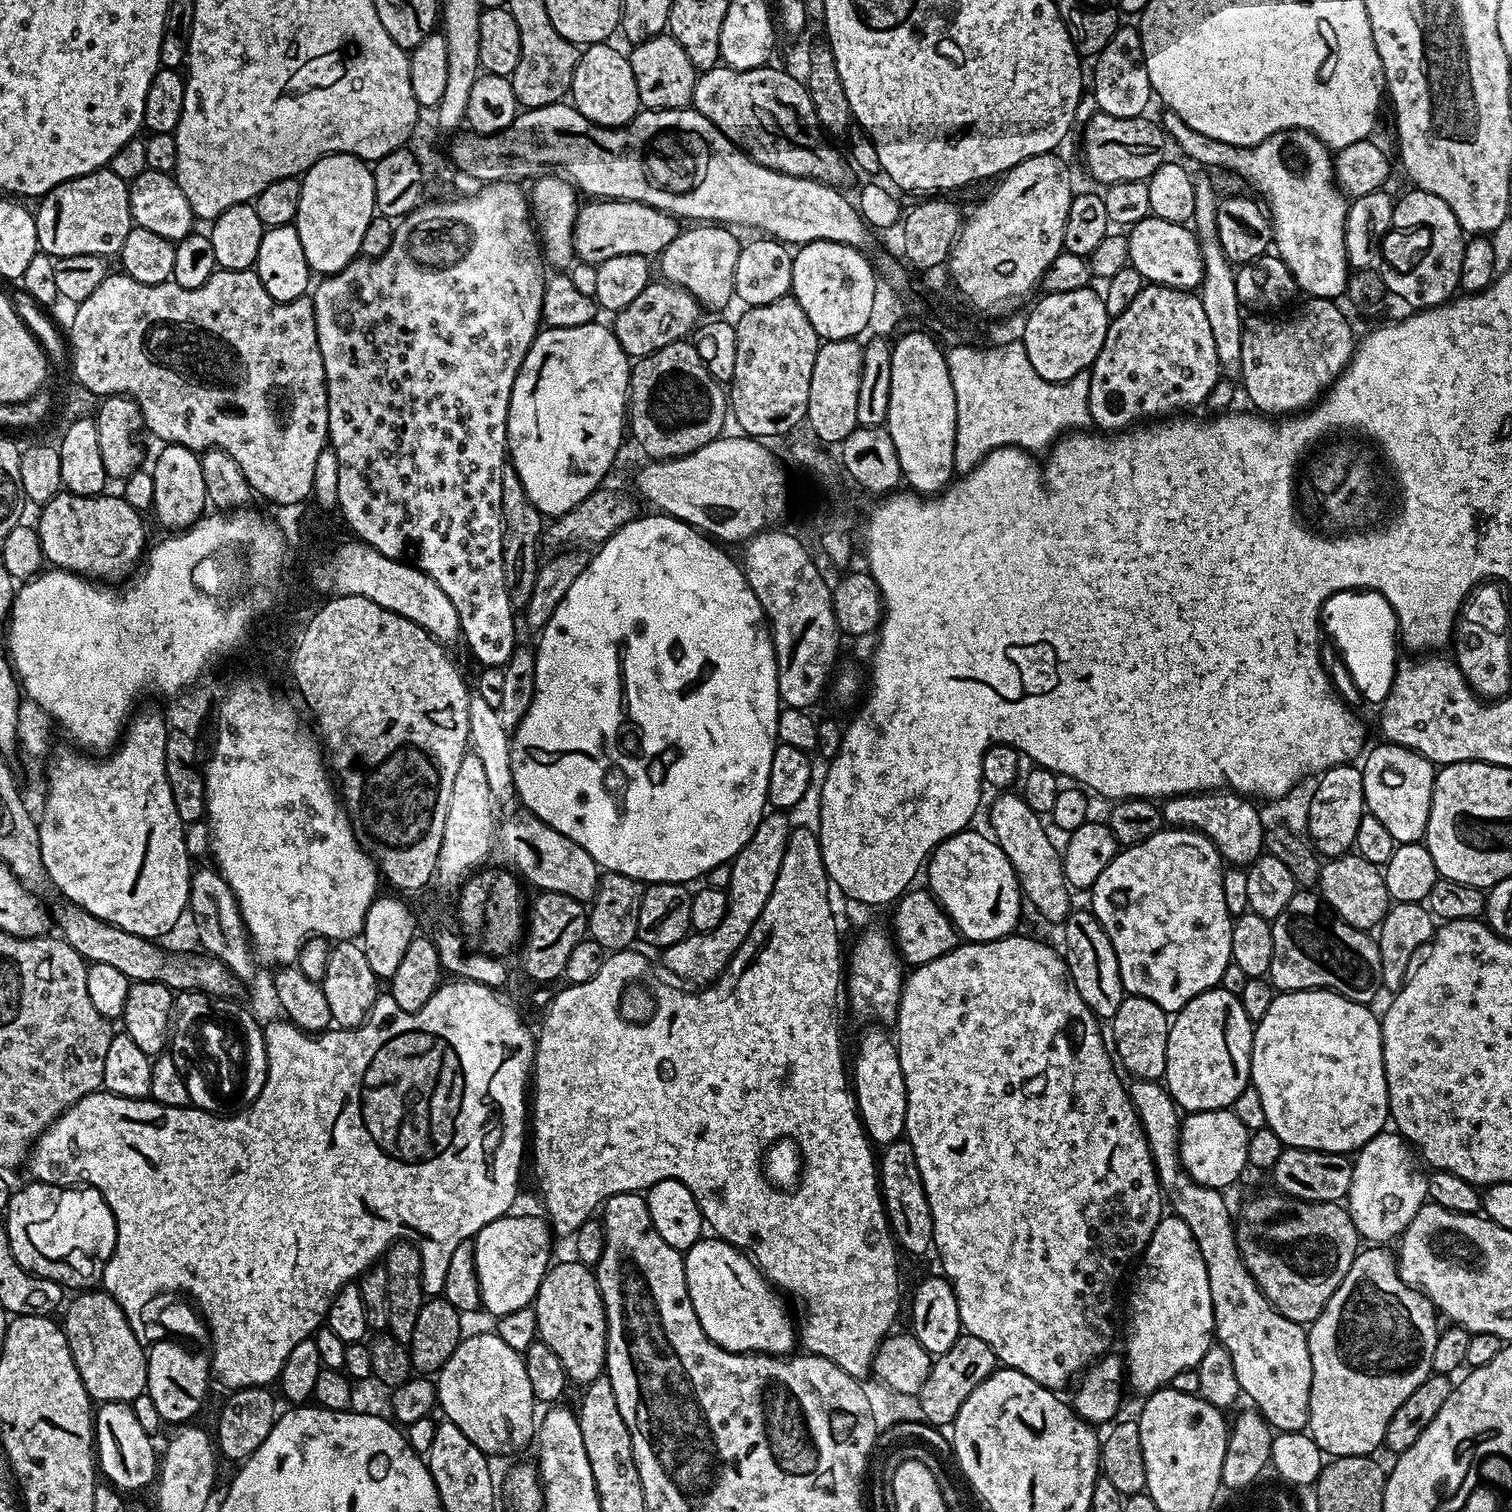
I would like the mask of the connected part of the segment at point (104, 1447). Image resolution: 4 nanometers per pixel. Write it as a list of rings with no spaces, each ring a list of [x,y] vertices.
[[[131,1403],[123,1404],[100,1404],[94,1412],[94,1449],[95,1459],[98,1461],[99,1471],[107,1483],[123,1490],[125,1493],[136,1492],[144,1488],[148,1483],[155,1481],[158,1476],[158,1448],[152,1445],[153,1437],[142,1425],[138,1418],[134,1418],[134,1410]]]

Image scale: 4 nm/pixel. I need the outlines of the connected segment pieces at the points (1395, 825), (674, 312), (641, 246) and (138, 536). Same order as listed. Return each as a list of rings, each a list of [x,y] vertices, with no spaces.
[[[1380,743],[1368,757],[1363,757],[1364,806],[1367,815],[1378,818],[1397,844],[1419,844],[1426,834],[1430,802],[1434,794],[1437,769],[1432,761],[1406,747]]]
[[[649,282],[646,290],[642,290],[642,294],[638,294],[630,306],[615,313],[613,320],[616,321],[611,321],[612,332],[629,358],[652,355],[670,343],[685,339],[701,319],[702,306],[685,288],[667,282],[659,283]]]
[[[596,198],[588,204],[585,203],[576,215],[572,241],[579,261],[597,265],[606,262],[606,258],[614,258],[618,254],[659,257],[660,253],[666,250],[666,246],[674,242],[681,230],[682,224],[677,217],[654,206],[629,200]]]
[[[61,490],[39,509],[40,521],[35,521],[34,527],[42,542],[44,559],[53,569],[75,572],[76,575],[93,582],[120,582],[116,580],[122,579],[123,576],[131,577],[137,571],[138,565],[145,559],[146,549],[150,544],[148,532],[144,529],[145,517],[140,510],[130,506],[123,495],[108,495],[83,496]]]

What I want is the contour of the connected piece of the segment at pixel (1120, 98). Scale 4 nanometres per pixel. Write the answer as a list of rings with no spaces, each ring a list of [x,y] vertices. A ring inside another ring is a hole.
[[[1121,26],[1116,29],[1114,38],[1095,57],[1096,69],[1090,72],[1090,96],[1096,99],[1095,107],[1114,118],[1134,118],[1145,115],[1148,103],[1154,100],[1152,83],[1146,74],[1144,51],[1139,27]]]

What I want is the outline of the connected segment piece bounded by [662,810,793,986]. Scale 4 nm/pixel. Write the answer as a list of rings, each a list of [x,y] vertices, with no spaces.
[[[772,810],[758,822],[758,830],[742,846],[742,850],[731,861],[728,893],[728,913],[722,918],[719,926],[712,932],[692,932],[674,946],[663,949],[664,968],[672,976],[680,980],[689,980],[692,986],[707,986],[723,977],[724,967],[734,958],[734,954],[746,942],[754,922],[758,922],[758,914],[766,906],[770,894],[774,890],[774,882],[778,882],[778,870],[782,870],[782,854],[786,854],[788,835],[793,825],[783,811]]]

